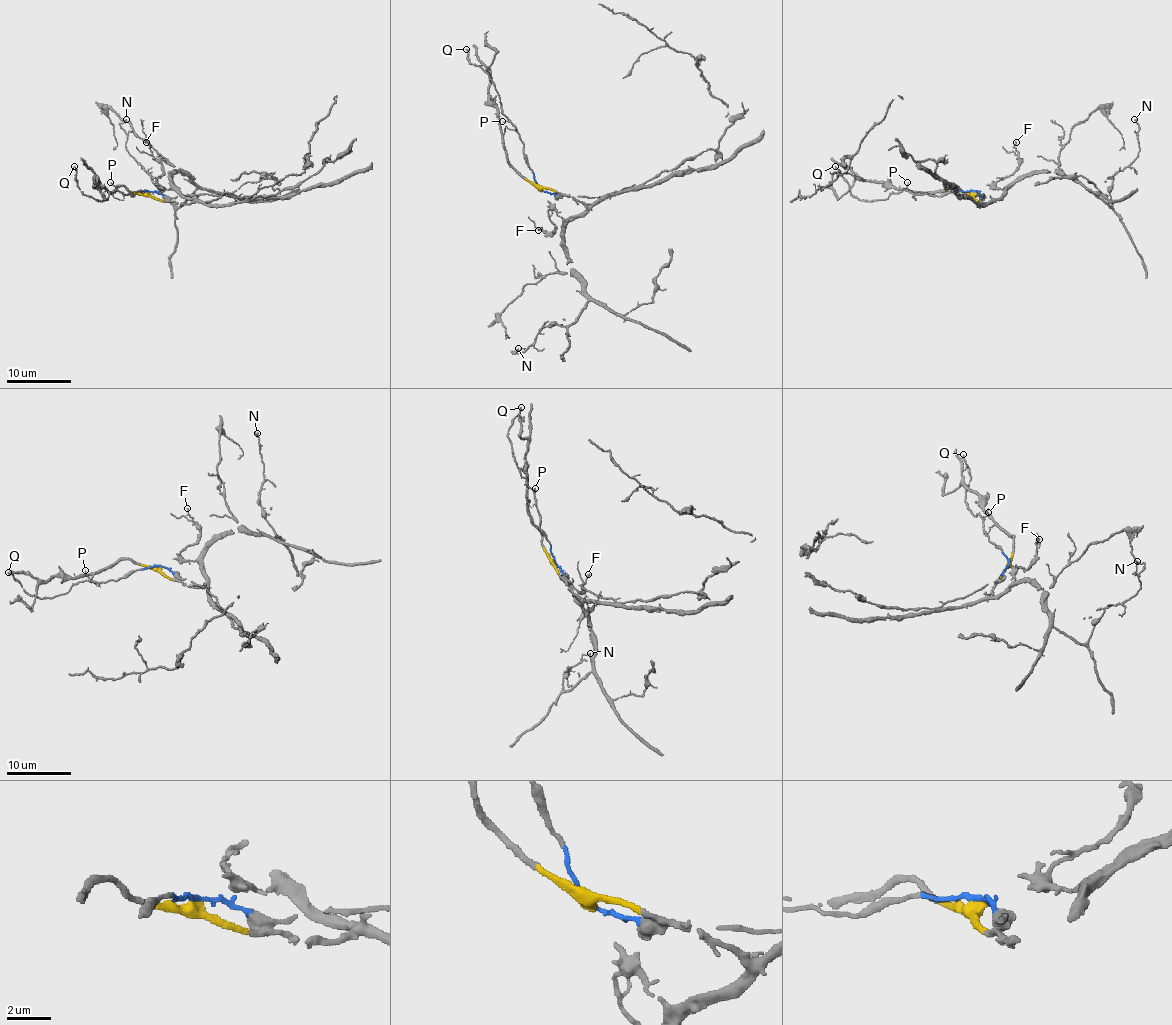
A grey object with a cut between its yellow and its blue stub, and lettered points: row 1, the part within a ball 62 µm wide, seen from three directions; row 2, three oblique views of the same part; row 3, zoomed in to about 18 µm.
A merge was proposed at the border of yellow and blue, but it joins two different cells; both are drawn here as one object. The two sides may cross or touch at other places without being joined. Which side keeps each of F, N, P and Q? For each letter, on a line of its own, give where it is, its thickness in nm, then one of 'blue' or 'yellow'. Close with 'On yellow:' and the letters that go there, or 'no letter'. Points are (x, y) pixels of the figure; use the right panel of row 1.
F: at (1016, 142); 110 nm thick; yellow
N: at (1134, 119); 110 nm thick; yellow
P: at (907, 182); 100 nm thick; blue
Q: at (835, 166); 180 nm thick; blue
On yellow: F, N

